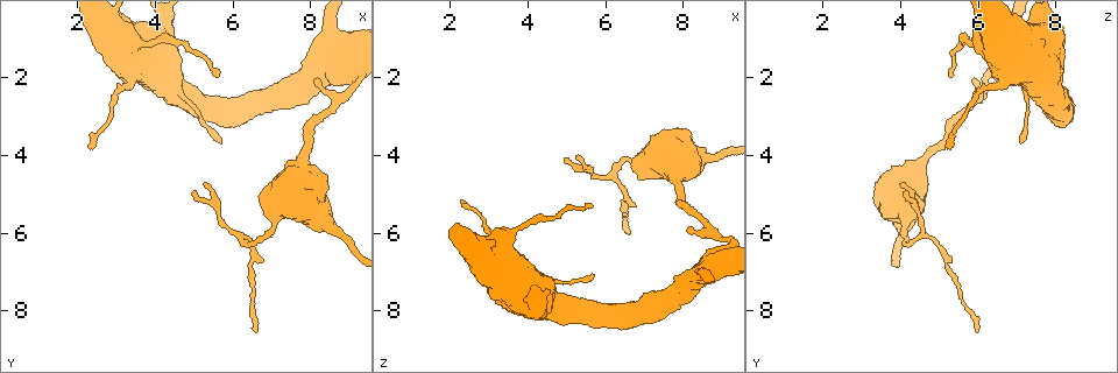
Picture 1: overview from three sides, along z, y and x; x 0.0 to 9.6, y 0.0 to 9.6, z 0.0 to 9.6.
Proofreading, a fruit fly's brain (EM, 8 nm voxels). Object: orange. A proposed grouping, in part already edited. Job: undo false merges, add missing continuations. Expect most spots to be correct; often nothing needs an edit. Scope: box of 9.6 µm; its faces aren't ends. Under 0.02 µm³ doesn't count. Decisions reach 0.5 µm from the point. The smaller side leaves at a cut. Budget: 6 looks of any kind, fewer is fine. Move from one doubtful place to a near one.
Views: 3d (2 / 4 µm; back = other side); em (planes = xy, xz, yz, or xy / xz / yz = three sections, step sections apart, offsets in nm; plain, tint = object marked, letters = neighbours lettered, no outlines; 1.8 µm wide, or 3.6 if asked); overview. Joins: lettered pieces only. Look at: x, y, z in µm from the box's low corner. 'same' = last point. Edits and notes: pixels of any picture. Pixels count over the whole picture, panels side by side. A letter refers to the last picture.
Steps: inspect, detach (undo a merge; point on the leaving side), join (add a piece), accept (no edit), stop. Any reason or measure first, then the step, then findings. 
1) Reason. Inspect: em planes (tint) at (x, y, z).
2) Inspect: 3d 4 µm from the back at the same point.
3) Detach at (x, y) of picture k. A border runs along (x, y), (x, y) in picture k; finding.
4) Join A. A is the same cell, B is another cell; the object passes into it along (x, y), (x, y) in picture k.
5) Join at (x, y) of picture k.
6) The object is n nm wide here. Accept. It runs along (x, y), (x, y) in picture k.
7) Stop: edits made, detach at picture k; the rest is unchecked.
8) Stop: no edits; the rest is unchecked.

Branch stops here. Inspect: em planes (letters) at (8.15, 2.05, 5.80).

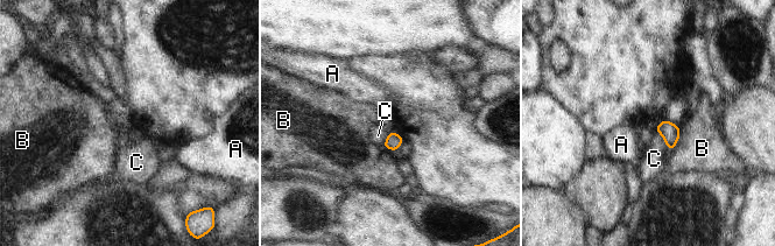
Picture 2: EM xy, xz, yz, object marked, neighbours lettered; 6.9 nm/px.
Accept. A, B and C are other cells; a border runs along (655, 129), (669, 149) in picture 2; no lettered piece goes on from it.

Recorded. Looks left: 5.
Tapers out. Inspect: 3d 2 µm at (2.30, 3.80, 5.10).

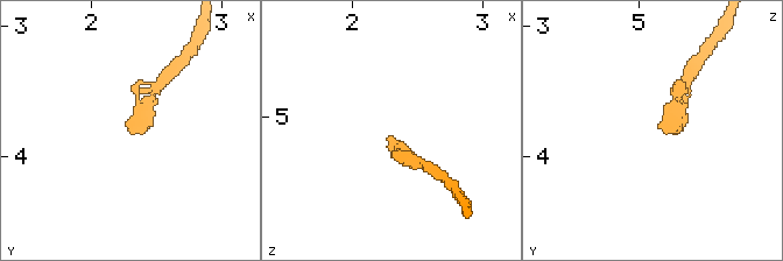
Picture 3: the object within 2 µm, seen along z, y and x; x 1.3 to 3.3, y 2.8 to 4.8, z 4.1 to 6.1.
Need the tissue. Inspect: em xy step 8 (tint) at (2.30, 3.76, 5.16).

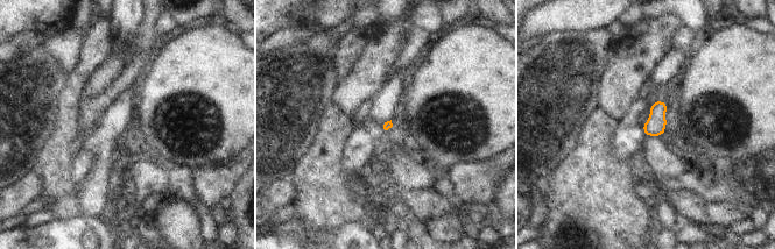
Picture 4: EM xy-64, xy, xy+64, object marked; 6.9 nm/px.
Cut it another way. Inspect: em planes (letters) at the same point.

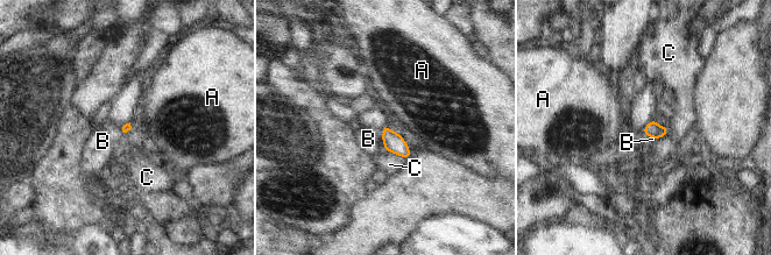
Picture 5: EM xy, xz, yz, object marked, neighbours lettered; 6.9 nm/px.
Join B. B is the same cell, A and C are other cells; it goes on there.

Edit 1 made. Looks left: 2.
Closes a loop. Inspect: em 3.6 µm planes (tint) at (3.45, 1.15, 6.10).

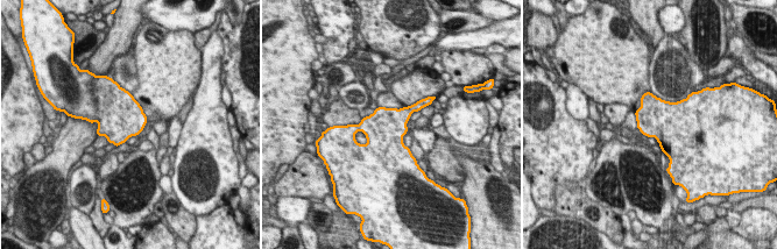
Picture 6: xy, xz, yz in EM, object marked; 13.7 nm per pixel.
Inspect: em 3.6 µm planes (letters) at the same point.

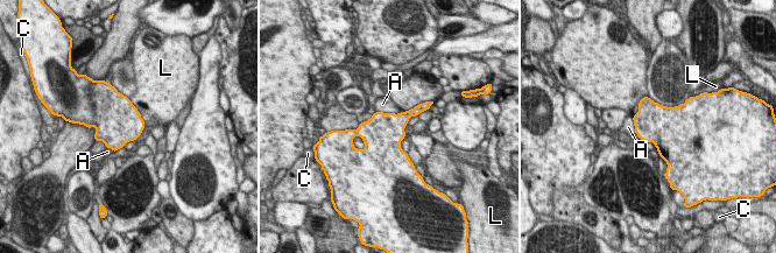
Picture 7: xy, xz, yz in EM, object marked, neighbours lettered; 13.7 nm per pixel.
The longest contact is with L, 380 nm. Accept. A, C and L are other cells; a border runs along (375, 111), (401, 112) in picture 7; continuous, no second neuron.

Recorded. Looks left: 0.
Stop: edits made, join at picture 5; the rest is unchecked.

